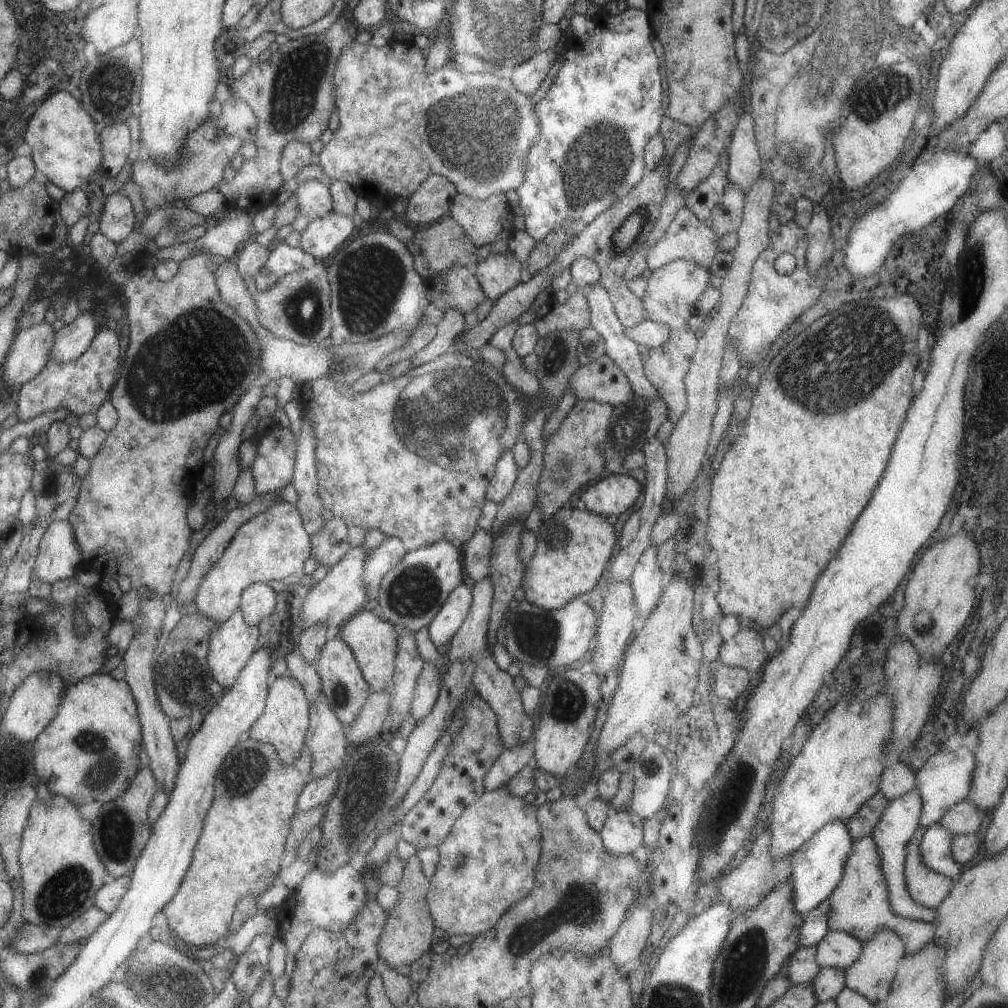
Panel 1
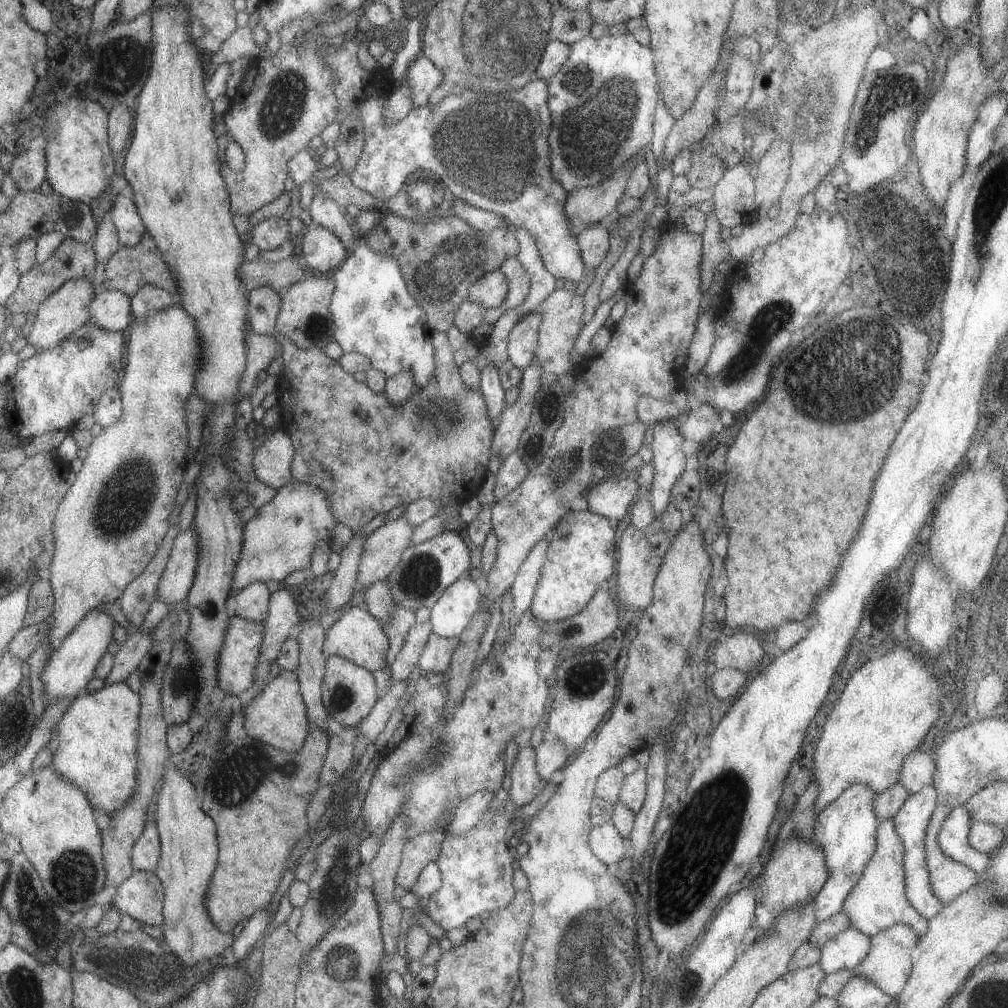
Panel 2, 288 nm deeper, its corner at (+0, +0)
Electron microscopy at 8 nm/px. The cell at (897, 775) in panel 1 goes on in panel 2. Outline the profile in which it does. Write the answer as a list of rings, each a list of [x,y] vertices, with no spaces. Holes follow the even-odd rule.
[[[919,748],[911,752],[899,770],[899,784],[911,794],[917,794],[923,790],[923,786],[929,786],[933,782],[933,770],[935,760],[931,760],[927,754],[923,754]]]

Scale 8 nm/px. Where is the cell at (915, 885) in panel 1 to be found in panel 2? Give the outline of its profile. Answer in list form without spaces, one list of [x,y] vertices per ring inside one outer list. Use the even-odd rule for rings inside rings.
[[[935,806],[927,832],[925,832],[925,840],[923,840],[925,864],[927,864],[927,872],[929,872],[929,886],[933,890],[933,896],[939,902],[943,902],[943,906],[953,902],[953,898],[957,898],[959,894],[971,890],[981,880],[981,876],[977,872],[947,858],[937,846],[937,834],[949,812],[951,810],[947,806]]]

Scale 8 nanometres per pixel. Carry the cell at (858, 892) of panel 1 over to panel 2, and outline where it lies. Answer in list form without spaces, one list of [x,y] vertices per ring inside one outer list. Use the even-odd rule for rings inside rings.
[[[883,820],[877,826],[877,844],[875,844],[875,852],[869,858],[869,862],[865,864],[859,880],[855,882],[855,886],[851,888],[851,892],[847,894],[841,910],[851,928],[863,932],[865,936],[873,938],[877,932],[895,926],[895,924],[905,924],[913,930],[913,934],[917,934],[919,938],[925,934],[927,930],[927,918],[923,918],[921,914],[917,914],[917,910],[913,910],[913,906],[907,902],[905,898],[905,876],[903,876],[903,844],[895,832],[893,820]]]

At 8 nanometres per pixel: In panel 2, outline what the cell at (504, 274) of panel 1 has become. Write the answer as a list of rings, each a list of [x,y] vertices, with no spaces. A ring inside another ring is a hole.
[[[497,268],[493,272],[483,274],[479,280],[475,280],[469,286],[469,302],[475,302],[479,306],[483,306],[485,310],[501,306],[501,302],[507,296],[507,278],[503,276],[503,272]]]

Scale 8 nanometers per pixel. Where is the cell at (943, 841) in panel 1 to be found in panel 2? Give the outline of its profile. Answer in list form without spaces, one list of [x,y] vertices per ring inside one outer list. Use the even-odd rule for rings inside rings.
[[[963,806],[953,808],[941,824],[941,830],[937,834],[937,846],[947,858],[981,874],[989,866],[989,854],[981,854],[969,846],[967,842],[969,828],[971,828],[969,812]]]

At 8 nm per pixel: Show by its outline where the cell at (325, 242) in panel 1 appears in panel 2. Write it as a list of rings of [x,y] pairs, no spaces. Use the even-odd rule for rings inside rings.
[[[311,226],[303,230],[301,238],[301,262],[315,274],[329,274],[333,268],[341,266],[347,258],[347,250],[341,240],[321,226]]]

